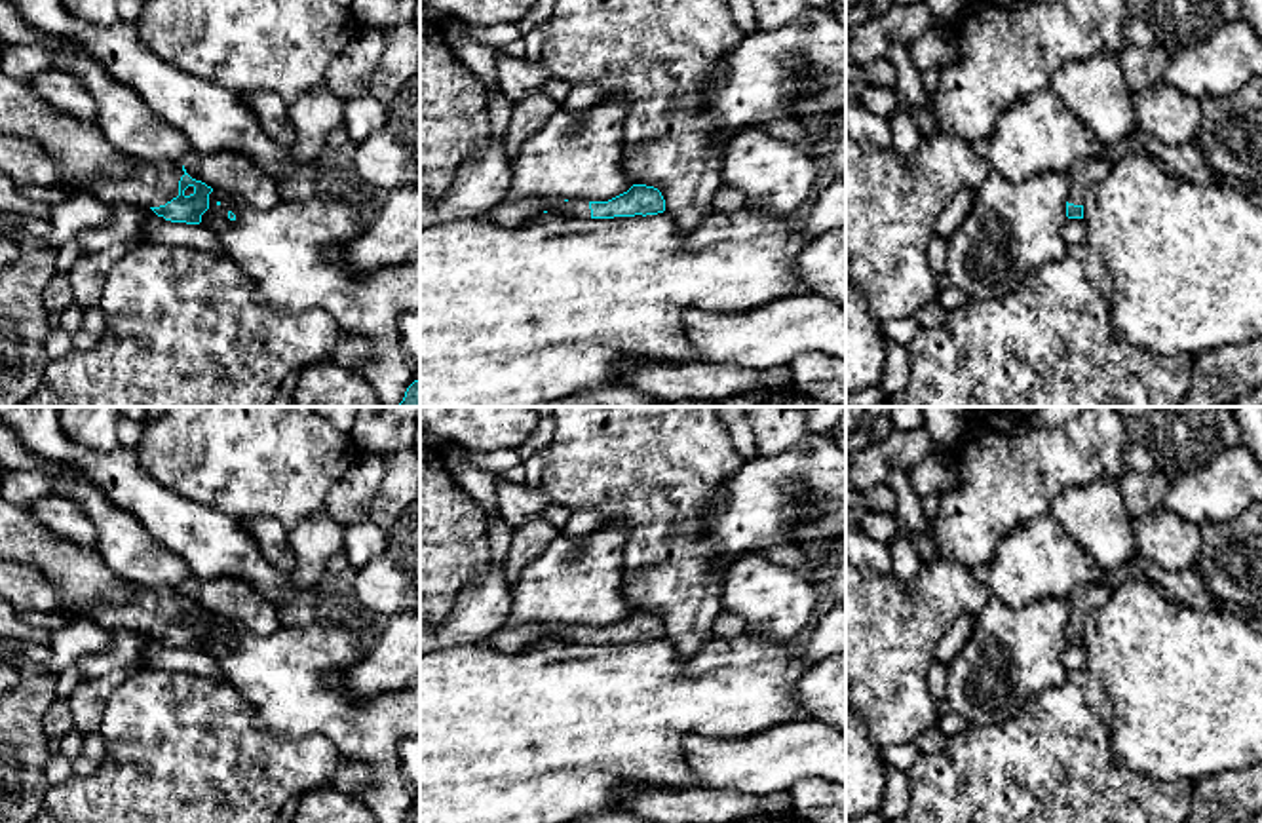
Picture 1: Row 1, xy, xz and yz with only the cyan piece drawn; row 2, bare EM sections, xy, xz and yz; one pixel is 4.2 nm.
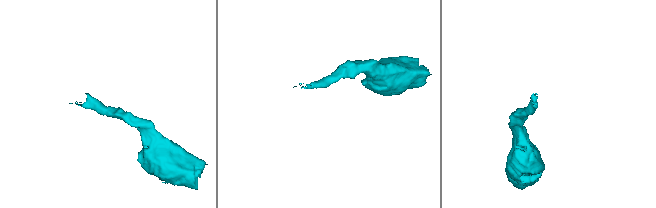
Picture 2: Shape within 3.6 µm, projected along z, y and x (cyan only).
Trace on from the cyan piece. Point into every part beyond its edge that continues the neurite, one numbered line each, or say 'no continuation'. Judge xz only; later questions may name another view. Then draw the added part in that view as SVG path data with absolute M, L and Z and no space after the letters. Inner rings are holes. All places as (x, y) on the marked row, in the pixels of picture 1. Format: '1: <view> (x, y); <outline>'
1: xz (573, 208); M585 200L563 201L557 209L551 209L551 213L561 217L591 219L589 201Z

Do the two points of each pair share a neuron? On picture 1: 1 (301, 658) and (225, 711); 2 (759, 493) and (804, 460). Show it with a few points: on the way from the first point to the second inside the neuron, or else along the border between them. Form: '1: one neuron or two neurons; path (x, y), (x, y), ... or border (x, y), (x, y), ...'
1: two neurons; border (225, 681), (246, 702), (253, 723), (268, 734)
2: one neuron; path (770, 481), (793, 464)

